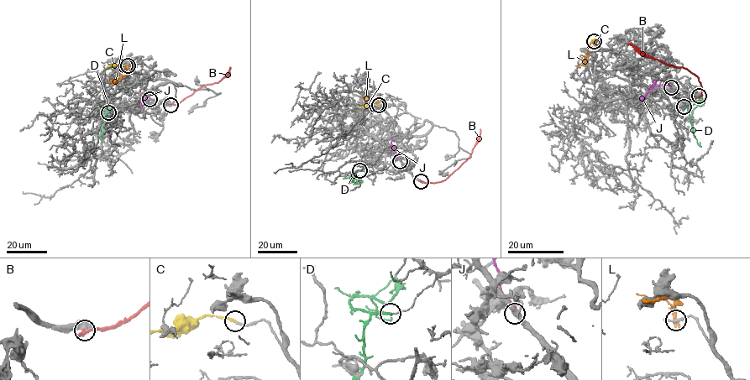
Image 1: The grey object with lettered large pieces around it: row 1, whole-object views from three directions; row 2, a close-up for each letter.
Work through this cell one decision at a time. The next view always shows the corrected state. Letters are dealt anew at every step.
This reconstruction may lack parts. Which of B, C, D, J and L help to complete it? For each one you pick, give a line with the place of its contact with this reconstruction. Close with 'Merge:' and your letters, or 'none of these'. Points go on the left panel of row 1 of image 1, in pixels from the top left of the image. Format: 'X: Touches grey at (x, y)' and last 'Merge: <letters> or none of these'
C: Touches grey at (125, 65)
Merge: C

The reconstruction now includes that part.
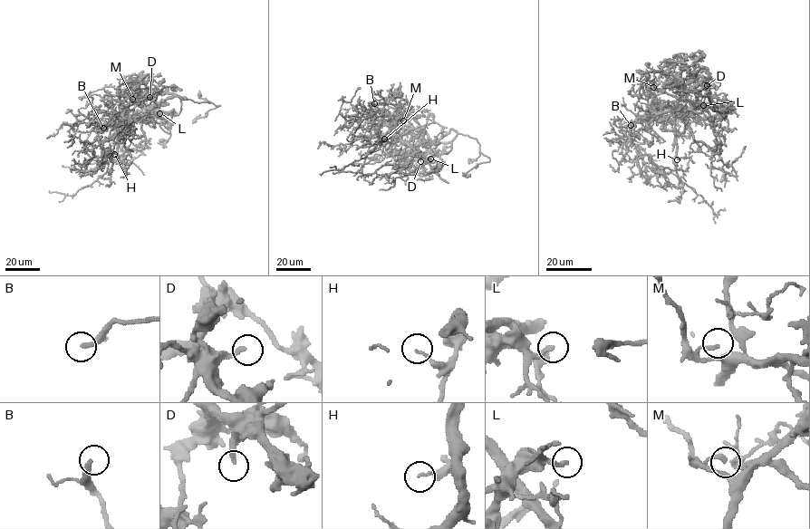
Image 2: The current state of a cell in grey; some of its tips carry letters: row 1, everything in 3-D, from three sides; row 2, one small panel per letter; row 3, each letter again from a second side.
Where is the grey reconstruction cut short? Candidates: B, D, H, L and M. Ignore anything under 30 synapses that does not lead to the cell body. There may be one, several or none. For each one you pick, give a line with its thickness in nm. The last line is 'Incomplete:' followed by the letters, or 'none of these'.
B: Thickness 280 nm
Incomplete: B

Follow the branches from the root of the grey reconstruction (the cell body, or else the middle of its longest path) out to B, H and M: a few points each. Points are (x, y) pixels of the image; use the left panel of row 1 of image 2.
B: (141, 116), (125, 117), (123, 123), (109, 124), (103, 128)
H: (141, 116), (126, 120), (117, 152), (114, 154)
M: (141, 116), (131, 117), (128, 112), (132, 99)

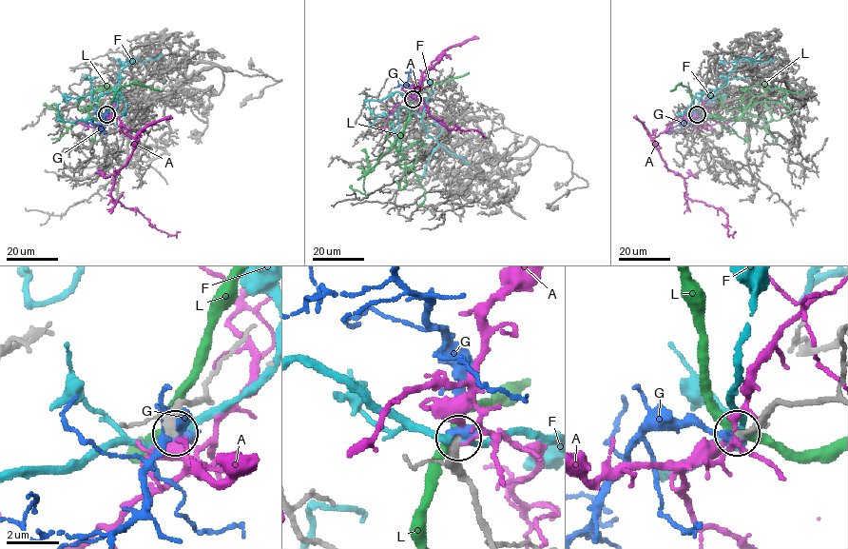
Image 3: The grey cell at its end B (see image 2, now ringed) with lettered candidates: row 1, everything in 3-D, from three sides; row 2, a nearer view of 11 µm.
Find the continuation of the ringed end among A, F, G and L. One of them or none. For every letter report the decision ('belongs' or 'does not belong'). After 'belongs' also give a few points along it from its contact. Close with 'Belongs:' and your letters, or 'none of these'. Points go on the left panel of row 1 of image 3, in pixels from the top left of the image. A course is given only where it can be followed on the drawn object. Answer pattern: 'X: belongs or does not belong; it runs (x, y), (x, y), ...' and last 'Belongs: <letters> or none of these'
A: does not belong
F: does not belong
G: belongs; it runs (106, 114), (101, 125), (106, 133)
L: does not belong
Belongs: G

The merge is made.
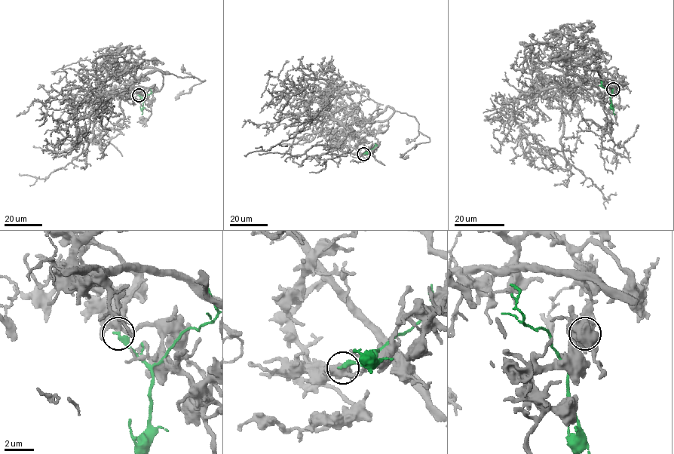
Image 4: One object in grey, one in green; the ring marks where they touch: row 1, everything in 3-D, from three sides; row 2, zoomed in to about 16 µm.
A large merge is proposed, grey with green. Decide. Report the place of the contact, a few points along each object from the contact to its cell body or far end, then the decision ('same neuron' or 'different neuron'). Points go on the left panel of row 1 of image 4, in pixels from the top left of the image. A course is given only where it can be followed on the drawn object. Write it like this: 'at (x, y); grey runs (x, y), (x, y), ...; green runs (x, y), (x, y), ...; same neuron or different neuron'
at (139, 95); grey runs (139, 95), (149, 102), (162, 74), (114, 72), (87, 147), (44, 179), (19, 173); green runs (139, 95), (143, 99), (151, 93), (150, 89); different neuron

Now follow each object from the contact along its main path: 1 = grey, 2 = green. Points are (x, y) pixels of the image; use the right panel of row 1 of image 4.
1: (613, 89), (604, 97), (583, 82), (571, 53), (551, 59), (565, 85), (565, 157), (605, 199), (616, 192)
2: (613, 89), (610, 94), (600, 81)

